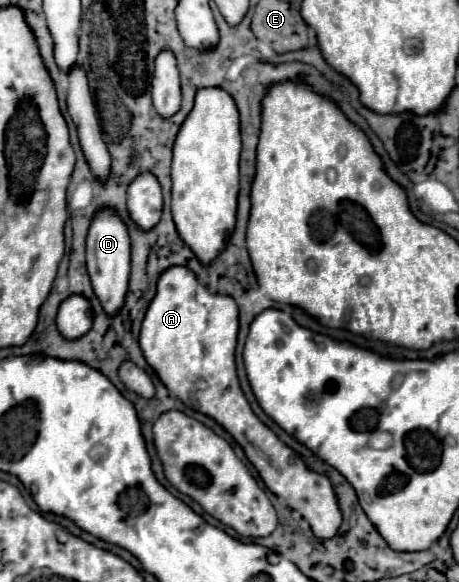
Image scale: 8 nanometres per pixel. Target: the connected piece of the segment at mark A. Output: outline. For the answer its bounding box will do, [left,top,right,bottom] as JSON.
[139,266,341,538]

